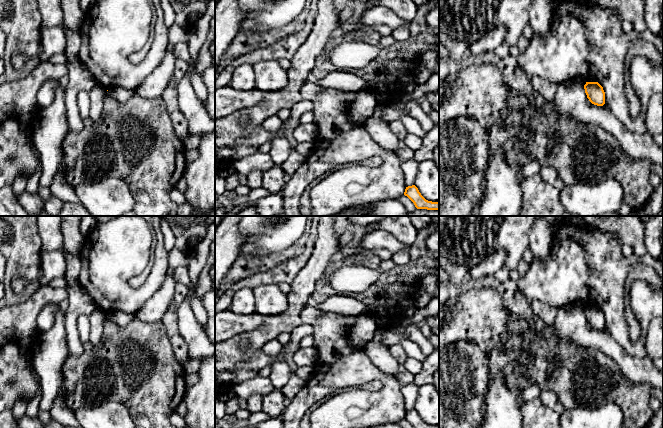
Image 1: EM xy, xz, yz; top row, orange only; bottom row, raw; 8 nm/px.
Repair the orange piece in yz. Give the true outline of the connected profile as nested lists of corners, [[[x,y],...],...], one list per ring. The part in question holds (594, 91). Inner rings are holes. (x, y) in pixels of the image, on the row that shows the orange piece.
[[[586,82],[584,85],[585,93],[589,101],[597,106],[605,104],[605,92],[598,82]]]

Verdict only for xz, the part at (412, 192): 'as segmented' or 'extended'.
as segmented

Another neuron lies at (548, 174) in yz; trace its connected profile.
[[[550,166],[540,167],[539,174],[545,183],[547,183],[559,190],[561,190],[565,185],[560,180],[559,176],[557,175],[557,173],[553,167],[550,167]]]

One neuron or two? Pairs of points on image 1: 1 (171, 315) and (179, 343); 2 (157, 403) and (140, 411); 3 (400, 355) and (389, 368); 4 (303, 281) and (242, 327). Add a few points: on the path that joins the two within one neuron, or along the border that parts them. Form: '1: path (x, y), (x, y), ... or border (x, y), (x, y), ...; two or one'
1: path (171, 322), (174, 336); one
2: path (153, 403), (148, 403), (144, 407); one
3: border (387, 347), (397, 362), (396, 376); two
4: border (263, 317), (262, 322), (257, 327), (244, 332); two

